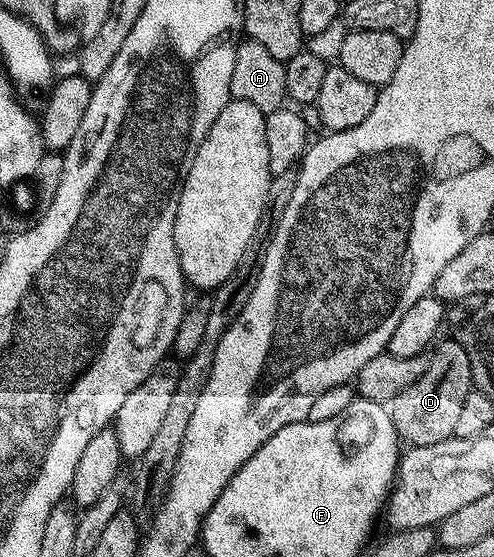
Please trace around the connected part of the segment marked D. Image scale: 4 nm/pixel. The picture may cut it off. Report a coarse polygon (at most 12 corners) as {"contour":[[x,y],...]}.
{"contour":[[438,341],[427,370],[387,403],[409,448],[453,437],[474,389],[459,342]]}

